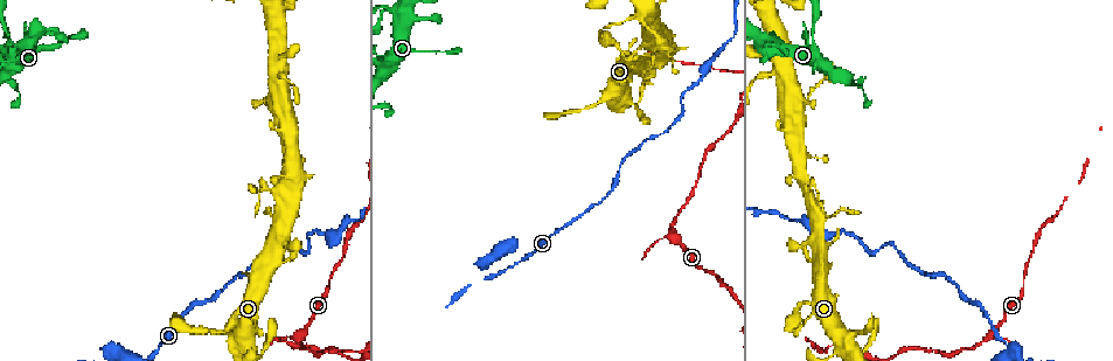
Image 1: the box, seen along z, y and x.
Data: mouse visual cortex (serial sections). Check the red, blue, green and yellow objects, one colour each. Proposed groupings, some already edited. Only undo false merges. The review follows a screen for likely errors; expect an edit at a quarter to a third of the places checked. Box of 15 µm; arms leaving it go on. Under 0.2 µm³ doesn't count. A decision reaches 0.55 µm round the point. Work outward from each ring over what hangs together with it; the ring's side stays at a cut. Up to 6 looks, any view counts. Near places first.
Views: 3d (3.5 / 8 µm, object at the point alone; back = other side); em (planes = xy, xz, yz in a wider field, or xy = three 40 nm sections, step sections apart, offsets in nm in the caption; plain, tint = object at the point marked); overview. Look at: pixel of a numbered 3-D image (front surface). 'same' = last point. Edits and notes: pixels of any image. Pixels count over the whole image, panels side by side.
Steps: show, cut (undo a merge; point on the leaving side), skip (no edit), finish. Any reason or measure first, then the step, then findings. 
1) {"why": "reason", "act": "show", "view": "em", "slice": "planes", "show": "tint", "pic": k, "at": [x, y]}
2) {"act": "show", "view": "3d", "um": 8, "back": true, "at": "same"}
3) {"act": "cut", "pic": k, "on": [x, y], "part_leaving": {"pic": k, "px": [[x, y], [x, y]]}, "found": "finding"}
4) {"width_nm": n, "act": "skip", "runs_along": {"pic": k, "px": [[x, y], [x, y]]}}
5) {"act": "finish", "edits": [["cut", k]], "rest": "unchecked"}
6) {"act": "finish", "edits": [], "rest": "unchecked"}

{"why": "sharp bend", "act": "show", "view": "3d", "um": 3.5, "pic": 1, "at": [683, 114]}

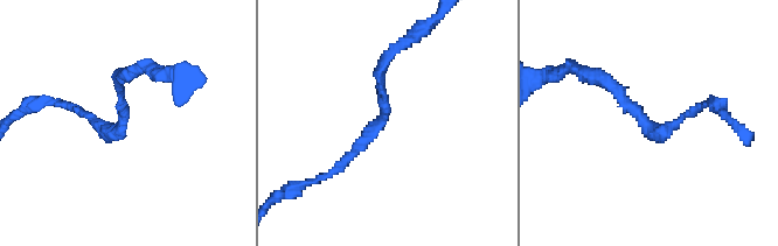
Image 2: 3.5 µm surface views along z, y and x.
{"arm_widths_nm": [100, 150], "why": "shape alone is not enough", "act": "show", "view": "em", "slice": "xy", "step": 5, "show": "tint", "pic": 2, "at": [650, 130]}

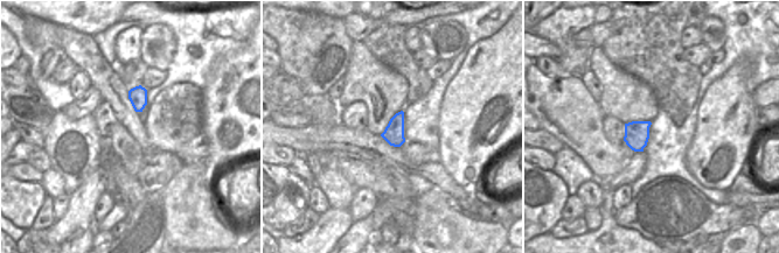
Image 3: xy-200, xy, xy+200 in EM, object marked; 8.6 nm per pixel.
{"act": "show", "view": "em", "slice": "xy", "step": 1, "show": "tint", "at": "same"}

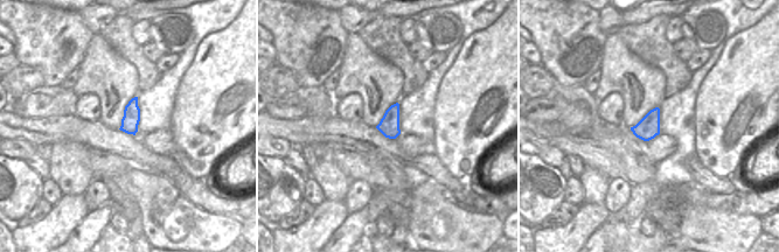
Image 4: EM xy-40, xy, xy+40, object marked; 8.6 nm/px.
{"act": "skip", "runs_along": {"pic": 2, "px": [[331, 174], [384, 117], [384, 67]]}, "found": "one cell here"}

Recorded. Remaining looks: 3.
{"why": "thick turns thin", "act": "show", "view": "3d", "um": 8, "pic": 1, "at": [777, 77]}

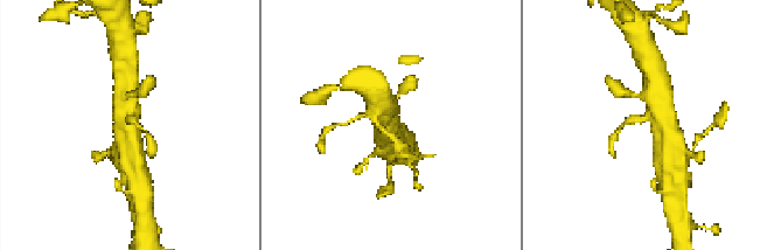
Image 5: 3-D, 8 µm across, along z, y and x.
{"why": "need the tissue", "act": "show", "view": "em", "slice": "xy", "step": 2, "show": "tint", "pic": 5, "at": [654, 118]}

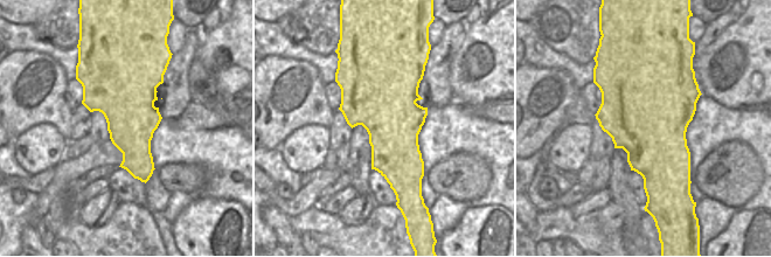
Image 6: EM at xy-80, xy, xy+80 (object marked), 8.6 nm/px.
{"act": "skip", "runs_along": {"pic": 5, "px": [[667, 126], [650, 61]]}, "found": "continuous, no second cell"}

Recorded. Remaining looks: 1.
{"act": "finish", "edits": [], "rest": "unchecked"}

